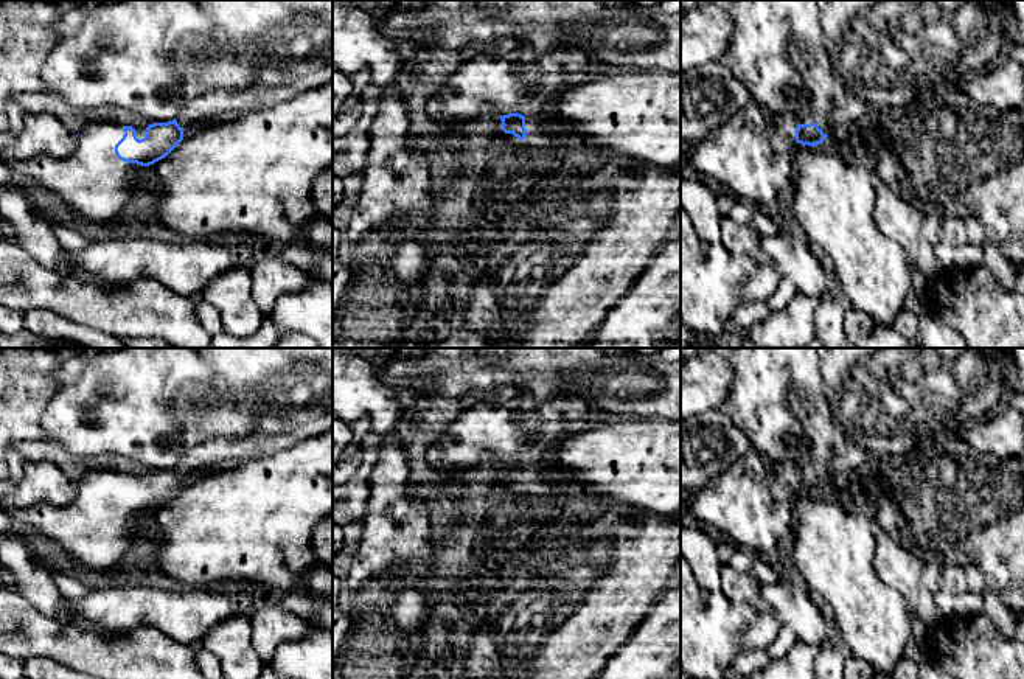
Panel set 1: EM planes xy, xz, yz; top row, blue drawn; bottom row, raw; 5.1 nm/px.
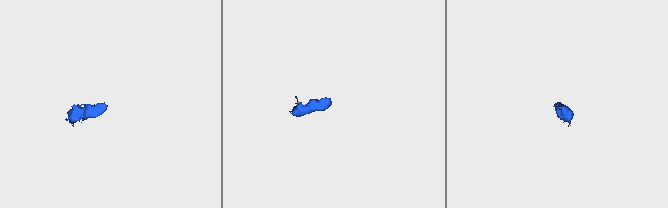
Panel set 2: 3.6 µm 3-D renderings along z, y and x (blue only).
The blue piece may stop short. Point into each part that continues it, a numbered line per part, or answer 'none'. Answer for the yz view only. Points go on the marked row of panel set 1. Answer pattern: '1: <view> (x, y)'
1: yz (801, 117)

